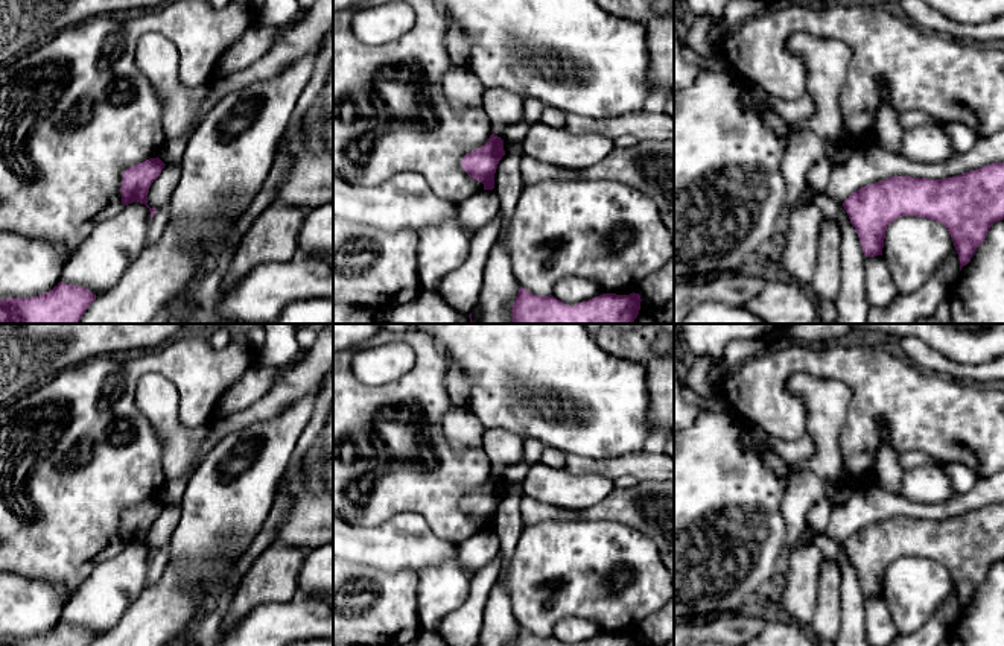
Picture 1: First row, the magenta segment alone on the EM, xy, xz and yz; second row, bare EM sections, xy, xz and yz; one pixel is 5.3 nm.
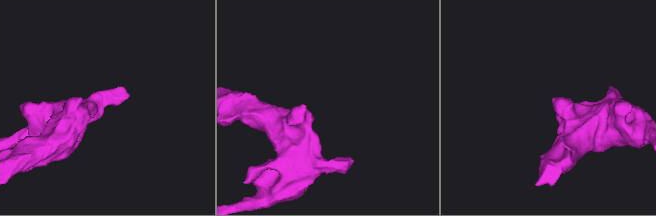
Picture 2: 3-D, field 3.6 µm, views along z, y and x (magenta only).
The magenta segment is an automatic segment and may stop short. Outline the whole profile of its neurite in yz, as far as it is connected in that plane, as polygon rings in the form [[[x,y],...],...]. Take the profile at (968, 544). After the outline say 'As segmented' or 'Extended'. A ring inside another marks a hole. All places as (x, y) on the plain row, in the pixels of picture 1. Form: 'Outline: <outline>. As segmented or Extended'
Outline: [[[1004,503],[943,520],[891,517],[855,530],[843,547],[866,597],[882,596],[891,562],[916,556],[948,568],[961,611],[990,567],[1004,559]]]. As segmented

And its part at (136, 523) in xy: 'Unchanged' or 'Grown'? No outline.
Unchanged

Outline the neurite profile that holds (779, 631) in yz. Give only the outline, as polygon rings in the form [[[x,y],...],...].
[[[770,616],[765,628],[745,646],[817,646],[805,628],[783,616]]]

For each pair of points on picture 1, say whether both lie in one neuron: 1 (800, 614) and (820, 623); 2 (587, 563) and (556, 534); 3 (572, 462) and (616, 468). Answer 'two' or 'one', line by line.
1: two
2: one
3: one

